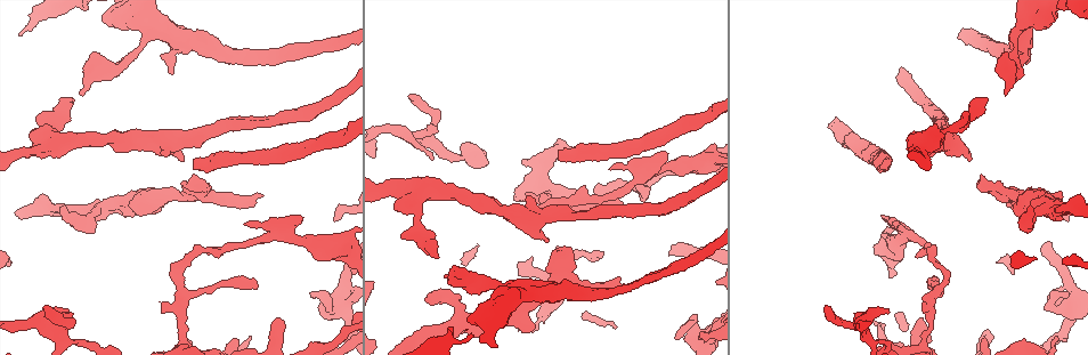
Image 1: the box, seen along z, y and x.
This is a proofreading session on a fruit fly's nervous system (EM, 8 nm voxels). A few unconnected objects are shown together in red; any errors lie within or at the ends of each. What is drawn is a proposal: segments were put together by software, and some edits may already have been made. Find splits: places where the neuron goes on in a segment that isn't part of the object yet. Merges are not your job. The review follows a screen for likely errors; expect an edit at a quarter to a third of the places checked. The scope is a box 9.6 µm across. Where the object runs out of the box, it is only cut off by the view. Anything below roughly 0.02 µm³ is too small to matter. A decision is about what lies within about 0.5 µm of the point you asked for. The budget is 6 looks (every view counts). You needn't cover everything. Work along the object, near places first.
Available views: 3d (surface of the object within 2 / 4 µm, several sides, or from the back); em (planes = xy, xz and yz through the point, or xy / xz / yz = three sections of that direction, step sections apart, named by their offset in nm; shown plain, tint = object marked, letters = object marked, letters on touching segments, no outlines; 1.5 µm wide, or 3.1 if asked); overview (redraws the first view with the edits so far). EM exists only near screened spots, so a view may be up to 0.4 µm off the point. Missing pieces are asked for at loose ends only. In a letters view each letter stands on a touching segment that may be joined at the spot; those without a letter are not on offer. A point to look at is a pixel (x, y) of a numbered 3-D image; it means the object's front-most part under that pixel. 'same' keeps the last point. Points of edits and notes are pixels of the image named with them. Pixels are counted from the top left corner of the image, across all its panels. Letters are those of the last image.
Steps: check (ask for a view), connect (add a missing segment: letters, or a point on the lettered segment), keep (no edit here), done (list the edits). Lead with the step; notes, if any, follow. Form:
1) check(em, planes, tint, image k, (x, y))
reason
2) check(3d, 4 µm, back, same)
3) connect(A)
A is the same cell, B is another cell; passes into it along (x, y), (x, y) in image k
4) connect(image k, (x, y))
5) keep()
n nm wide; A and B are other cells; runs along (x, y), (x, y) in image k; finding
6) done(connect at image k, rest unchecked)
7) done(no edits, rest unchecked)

check(3d, 4 µm, image 1, (260, 196))
free end

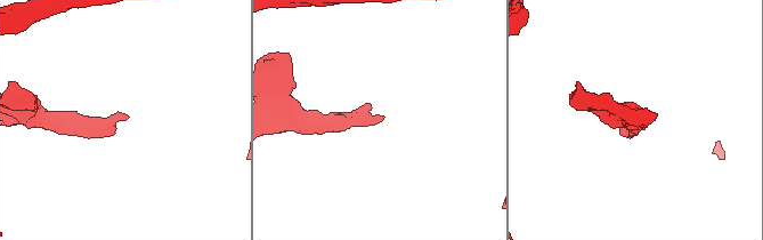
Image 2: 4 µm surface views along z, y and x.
check(em, planes, letters, image 2, (383, 117))

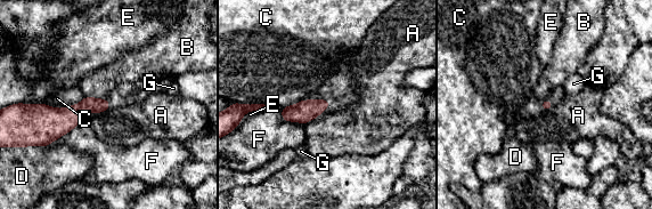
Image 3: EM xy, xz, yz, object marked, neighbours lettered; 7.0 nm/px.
keep()
F touches over 300 nm; A, B, C, D, E, F and G are other cells; no lettered segment goes on from it

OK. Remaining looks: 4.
check(em, planes, plain, image 1, (968, 158))
stops while still wide

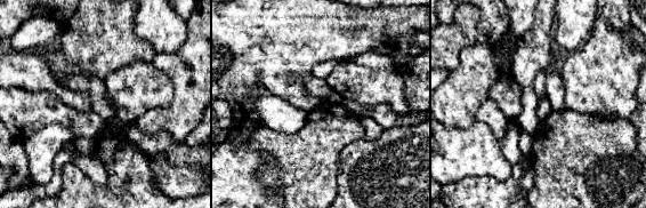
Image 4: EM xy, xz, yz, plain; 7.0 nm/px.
check(em, planes, letters, same)

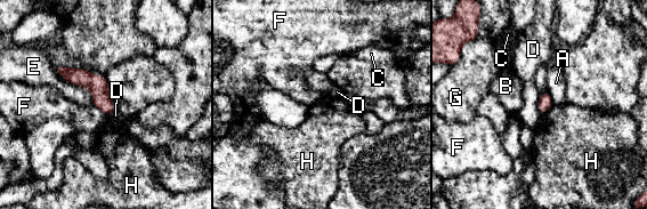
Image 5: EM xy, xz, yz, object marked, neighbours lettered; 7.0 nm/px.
keep()
E touches over 360 nm; A, B, C, D, E, F, G and H are other cells; no lettered segment goes on from it

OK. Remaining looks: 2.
check(em, planes, letters, image 1, (65, 206))
an open end

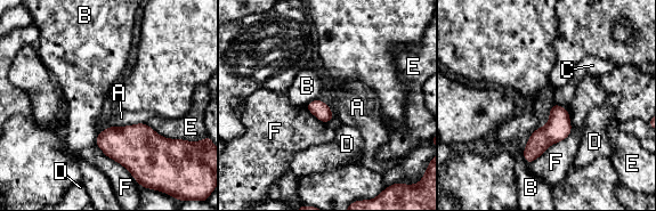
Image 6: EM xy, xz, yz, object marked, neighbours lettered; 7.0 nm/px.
keep()
A, B, C, D, E and F are other cells; border along (557, 103), (566, 108) in image 6; no lettered segment goes on from it

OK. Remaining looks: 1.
done(no edits, rest unchecked)

